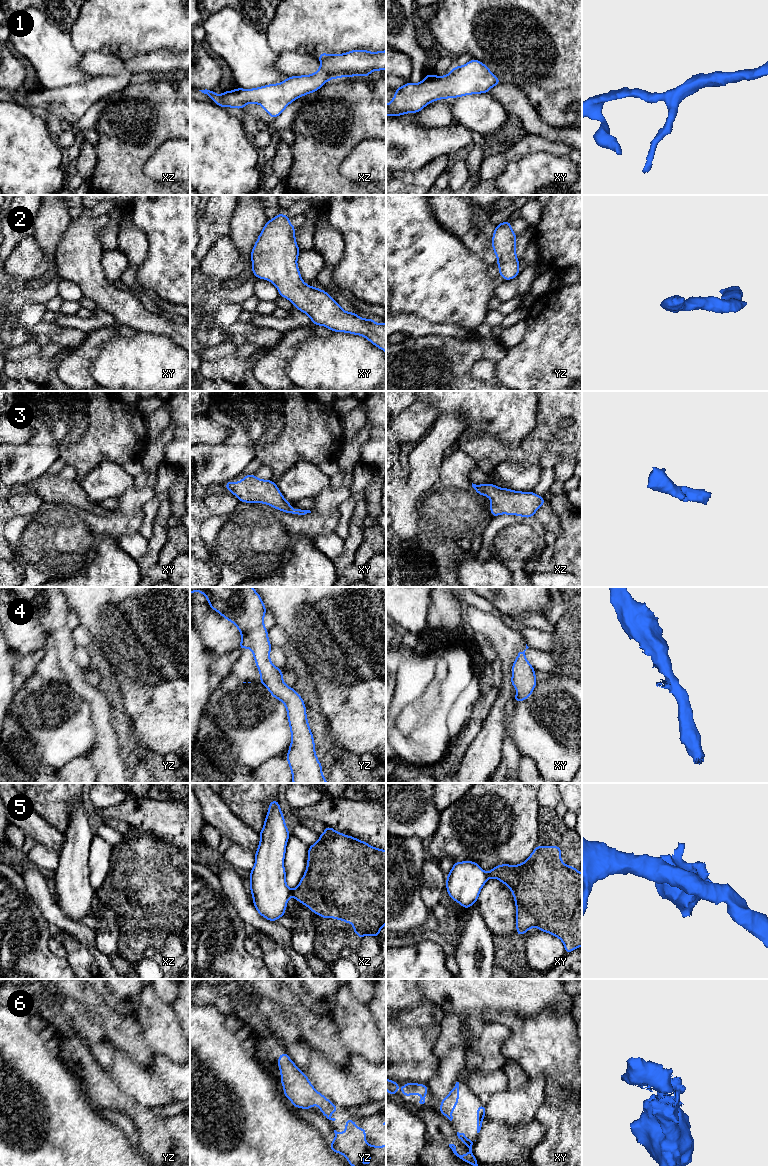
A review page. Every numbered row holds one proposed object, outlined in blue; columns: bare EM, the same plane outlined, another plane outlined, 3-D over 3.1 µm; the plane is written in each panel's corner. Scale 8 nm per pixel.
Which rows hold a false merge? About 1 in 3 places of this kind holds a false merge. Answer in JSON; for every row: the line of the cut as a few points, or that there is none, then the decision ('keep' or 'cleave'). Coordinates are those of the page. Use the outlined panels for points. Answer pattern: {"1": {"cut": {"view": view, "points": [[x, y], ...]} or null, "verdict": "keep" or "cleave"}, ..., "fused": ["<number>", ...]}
{"1": {"cut": null, "verdict": "keep"}, "2": {"cut": null, "verdict": "keep"}, "3": {"cut": null, "verdict": "keep"}, "4": {"cut": null, "verdict": "keep"}, "5": {"cut": {"view": "xz", "points": [[291, 891], [292, 895]]}, "verdict": "cleave"}, "6": {"cut": null, "verdict": "keep"}, "fused": ["5"]}

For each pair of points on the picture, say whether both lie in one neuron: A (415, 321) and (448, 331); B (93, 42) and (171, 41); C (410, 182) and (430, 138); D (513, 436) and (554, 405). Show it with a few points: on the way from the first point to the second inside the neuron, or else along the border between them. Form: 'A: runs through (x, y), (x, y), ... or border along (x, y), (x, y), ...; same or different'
A: runs through (423, 327), (440, 329); same
B: runs through (112, 37), (152, 37); same
C: border along (436, 157), (417, 169), (396, 171); different
D: border along (537, 401), (536, 424), (522, 439); different

